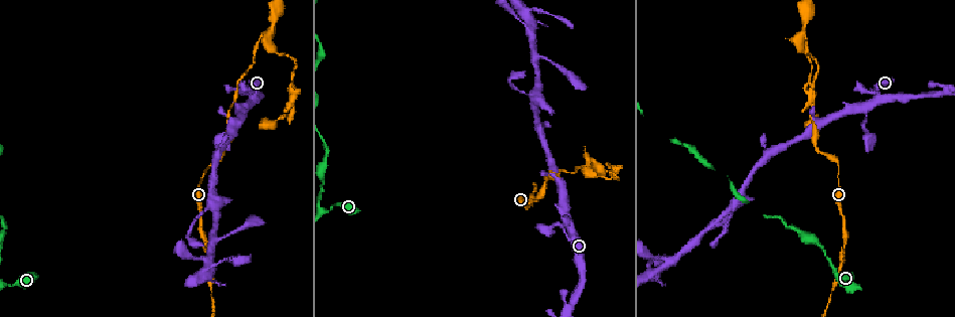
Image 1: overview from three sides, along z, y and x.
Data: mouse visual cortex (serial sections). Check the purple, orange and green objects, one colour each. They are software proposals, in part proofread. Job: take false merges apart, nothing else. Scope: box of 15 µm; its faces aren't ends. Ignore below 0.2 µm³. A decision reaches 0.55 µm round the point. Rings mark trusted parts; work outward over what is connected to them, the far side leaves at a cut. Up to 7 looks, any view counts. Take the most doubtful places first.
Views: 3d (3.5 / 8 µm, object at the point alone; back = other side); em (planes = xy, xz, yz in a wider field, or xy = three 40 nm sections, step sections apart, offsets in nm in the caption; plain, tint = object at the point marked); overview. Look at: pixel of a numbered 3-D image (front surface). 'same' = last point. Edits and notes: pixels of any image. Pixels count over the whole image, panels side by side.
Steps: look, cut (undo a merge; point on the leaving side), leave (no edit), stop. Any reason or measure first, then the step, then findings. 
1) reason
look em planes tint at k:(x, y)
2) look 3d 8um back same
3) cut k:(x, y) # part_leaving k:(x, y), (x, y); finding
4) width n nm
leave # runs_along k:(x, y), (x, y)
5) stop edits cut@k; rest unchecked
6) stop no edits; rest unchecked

look 3d 3.5um at 1:(327, 211)

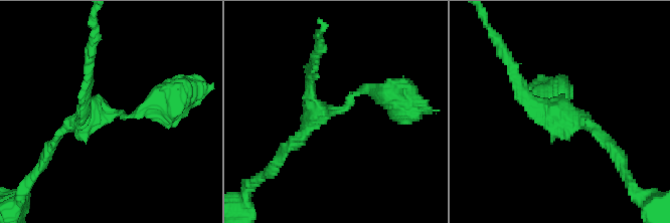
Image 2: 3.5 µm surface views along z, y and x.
now the EM
look em xy step 3 tint at 2:(561, 113)

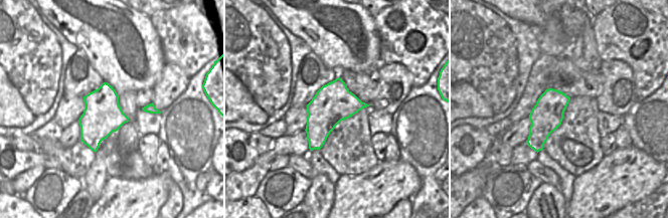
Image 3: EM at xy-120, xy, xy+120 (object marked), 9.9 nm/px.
cut it another way
look em xy step 2 tint same

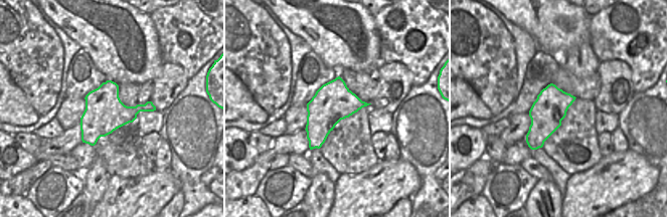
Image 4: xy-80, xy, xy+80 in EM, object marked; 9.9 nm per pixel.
leave # continuous, no second cell

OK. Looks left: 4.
calibre changes
look 3d 3.5um at 1:(203, 170)

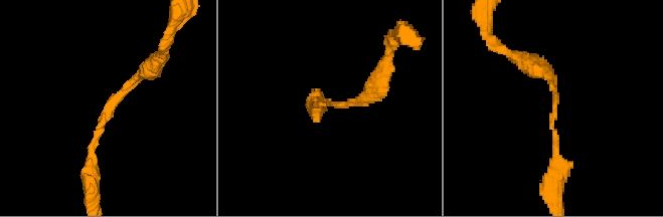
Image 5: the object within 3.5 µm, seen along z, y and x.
now the EM
look em xy step 2 tint at 5:(106, 109)

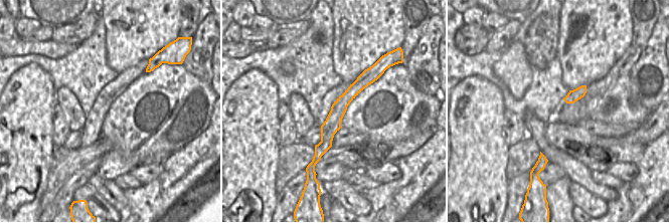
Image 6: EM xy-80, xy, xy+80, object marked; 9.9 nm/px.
width 170 nm
leave # runs_along 5:(92, 172), (104, 111), (153, 67); all the same cell

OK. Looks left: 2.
three-way junction
look 3d 3.5um at 1:(588, 163)

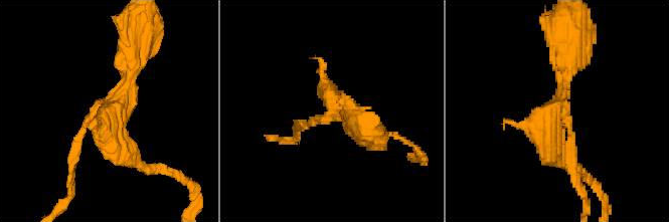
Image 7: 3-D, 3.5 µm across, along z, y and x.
now the EM
look em xy step 2 tint at 7:(333, 113)

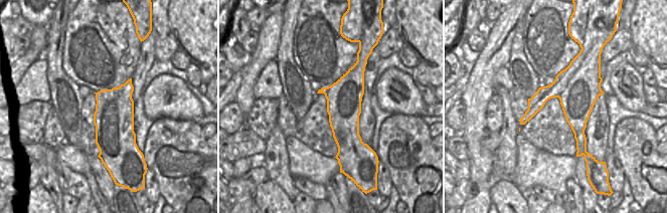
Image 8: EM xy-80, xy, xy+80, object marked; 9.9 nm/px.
cut 7:(118, 135) # a second cell is stuck on

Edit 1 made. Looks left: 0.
stop edits cut@7; rest unchecked

